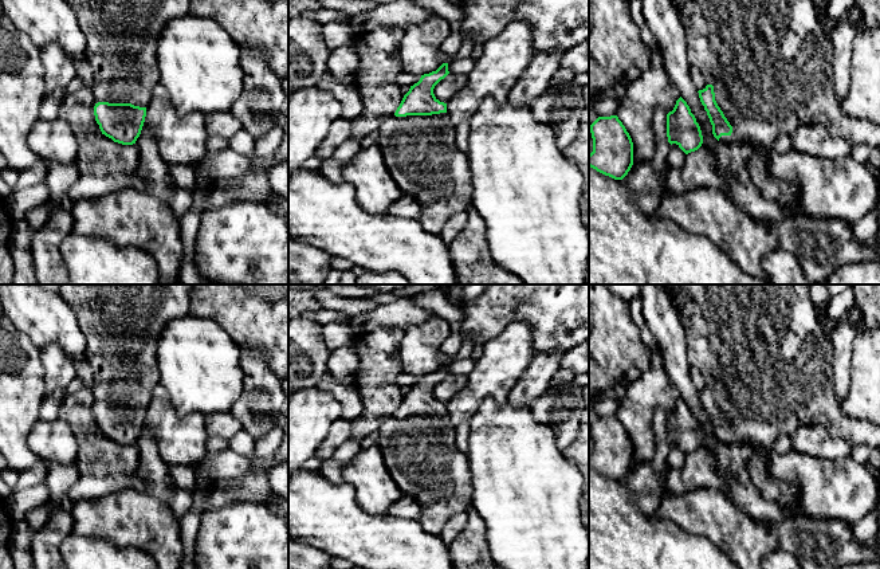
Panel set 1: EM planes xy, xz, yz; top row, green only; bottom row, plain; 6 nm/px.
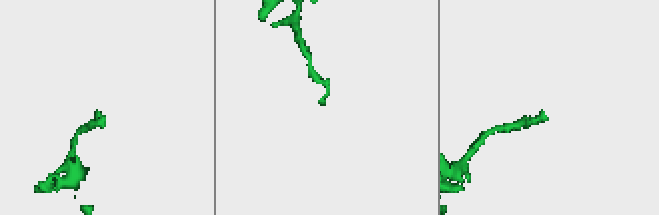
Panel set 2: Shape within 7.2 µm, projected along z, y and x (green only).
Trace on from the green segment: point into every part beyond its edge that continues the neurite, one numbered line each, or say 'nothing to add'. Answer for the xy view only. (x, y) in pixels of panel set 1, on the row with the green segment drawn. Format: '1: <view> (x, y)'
1: xy (121, 35)

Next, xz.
1: xz (420, 152)

